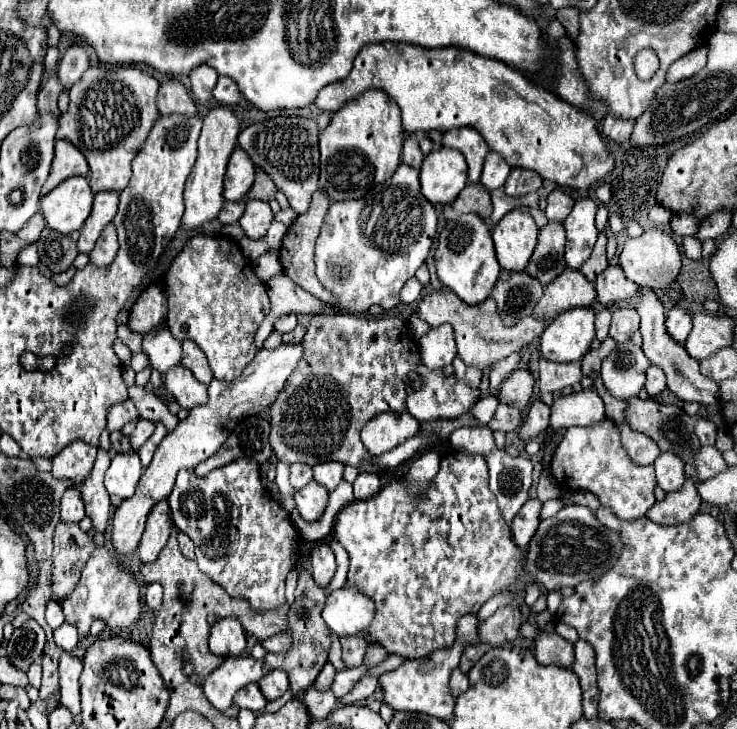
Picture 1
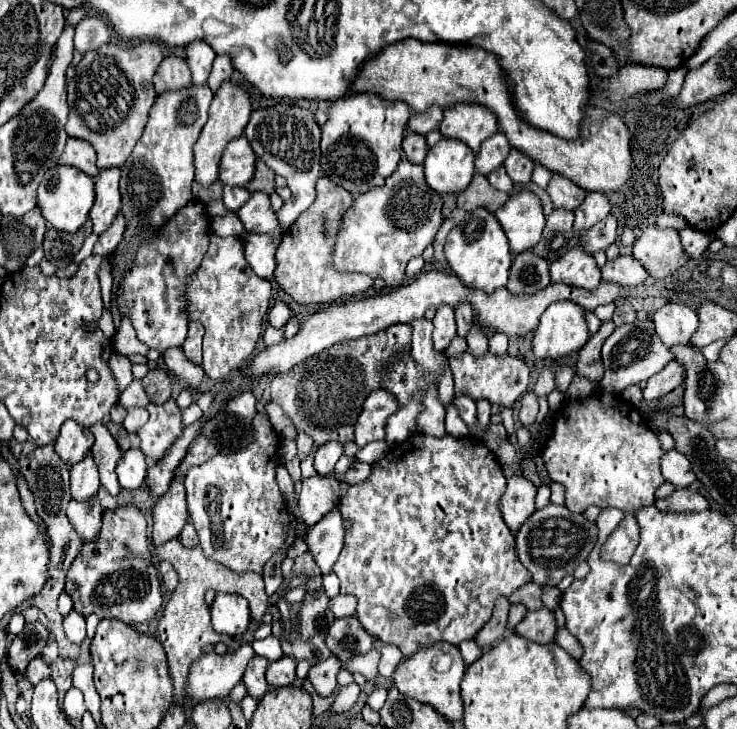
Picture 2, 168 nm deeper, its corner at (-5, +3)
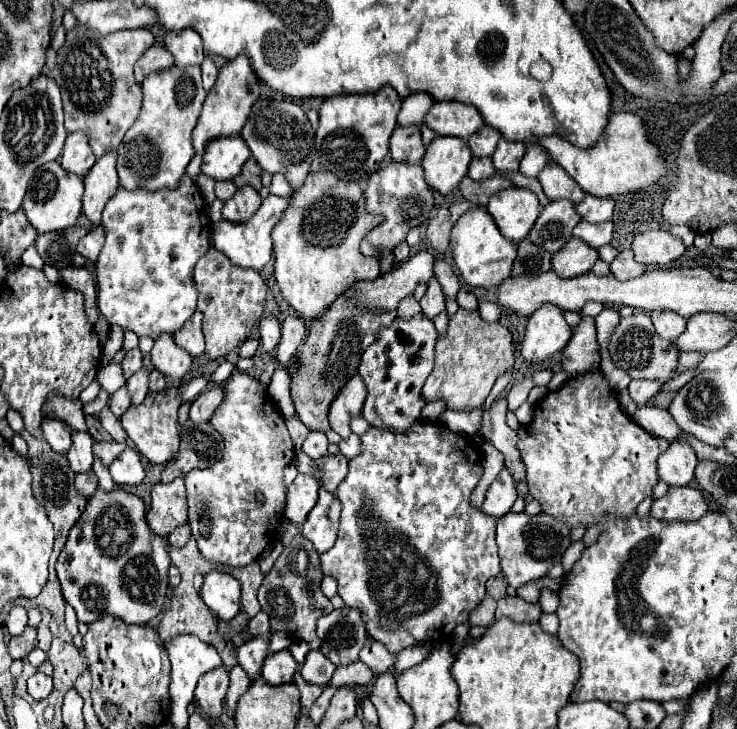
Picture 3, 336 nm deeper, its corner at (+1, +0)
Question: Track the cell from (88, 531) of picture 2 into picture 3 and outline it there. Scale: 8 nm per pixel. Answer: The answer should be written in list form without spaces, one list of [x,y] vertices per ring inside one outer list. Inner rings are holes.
[[[93,469],[89,473],[79,473],[77,479],[75,479],[75,483],[77,483],[77,489],[81,491],[81,495],[91,497],[93,491],[97,489],[97,475],[95,475]]]

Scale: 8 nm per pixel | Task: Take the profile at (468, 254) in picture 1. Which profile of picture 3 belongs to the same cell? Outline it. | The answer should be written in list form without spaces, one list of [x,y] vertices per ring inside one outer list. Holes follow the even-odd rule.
[[[473,207],[465,211],[451,231],[453,259],[461,277],[471,287],[497,287],[511,275],[511,265],[517,255],[517,245],[501,235],[493,217],[483,207]]]

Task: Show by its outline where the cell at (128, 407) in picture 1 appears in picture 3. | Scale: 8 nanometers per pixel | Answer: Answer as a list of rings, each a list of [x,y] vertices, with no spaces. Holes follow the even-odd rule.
[[[143,367],[139,371],[135,371],[129,379],[127,379],[127,389],[129,395],[133,399],[133,403],[141,403],[141,399],[145,399],[147,395],[147,385],[149,385],[149,371]]]

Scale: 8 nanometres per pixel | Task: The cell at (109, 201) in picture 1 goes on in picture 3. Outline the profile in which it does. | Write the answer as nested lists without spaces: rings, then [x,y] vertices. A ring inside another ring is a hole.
[[[107,151],[85,175],[85,195],[83,195],[83,213],[93,225],[101,225],[101,213],[109,195],[119,187],[119,175],[115,169],[117,153]]]

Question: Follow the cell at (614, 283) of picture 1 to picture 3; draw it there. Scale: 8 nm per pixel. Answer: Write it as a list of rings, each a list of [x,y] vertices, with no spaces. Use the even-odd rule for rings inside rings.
[[[625,249],[625,251],[621,251],[621,253],[613,259],[611,269],[613,269],[613,275],[615,275],[617,279],[625,281],[625,279],[633,279],[633,277],[641,275],[641,273],[645,271],[645,265],[637,263],[637,261],[633,259],[633,251],[631,251],[631,249]]]

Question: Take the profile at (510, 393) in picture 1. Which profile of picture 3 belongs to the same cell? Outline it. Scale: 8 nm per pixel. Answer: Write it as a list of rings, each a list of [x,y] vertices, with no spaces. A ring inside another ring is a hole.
[[[457,309],[455,315],[449,317],[449,325],[447,325],[447,333],[439,335],[437,343],[435,343],[435,365],[433,371],[429,373],[423,389],[421,389],[421,397],[431,403],[431,401],[445,401],[447,409],[453,411],[473,411],[477,407],[483,407],[493,383],[497,381],[497,377],[513,367],[513,339],[511,339],[511,331],[501,325],[499,321],[495,323],[487,323],[481,319],[479,311],[467,311],[467,309]]]

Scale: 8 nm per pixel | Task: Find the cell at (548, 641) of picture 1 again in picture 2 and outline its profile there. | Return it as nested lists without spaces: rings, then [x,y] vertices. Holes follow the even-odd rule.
[[[547,608],[527,612],[527,616],[521,620],[521,624],[515,626],[517,634],[535,642],[535,644],[551,644],[557,636],[557,624],[553,612]]]

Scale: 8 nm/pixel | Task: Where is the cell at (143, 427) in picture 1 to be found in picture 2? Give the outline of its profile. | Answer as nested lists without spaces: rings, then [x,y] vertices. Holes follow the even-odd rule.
[[[133,408],[127,412],[123,426],[127,432],[137,432],[145,422],[147,422],[147,410],[145,408]]]

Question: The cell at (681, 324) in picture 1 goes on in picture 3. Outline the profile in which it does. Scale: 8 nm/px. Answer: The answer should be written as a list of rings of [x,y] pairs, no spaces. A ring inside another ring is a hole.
[[[651,311],[651,319],[655,331],[667,341],[675,341],[681,335],[681,331],[685,331],[687,323],[687,319],[675,311]]]

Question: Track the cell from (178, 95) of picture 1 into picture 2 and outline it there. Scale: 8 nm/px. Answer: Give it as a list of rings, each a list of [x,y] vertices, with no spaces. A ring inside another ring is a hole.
[[[177,56],[165,58],[157,68],[153,84],[155,84],[157,94],[169,92],[169,90],[185,90],[185,88],[189,88],[193,84],[193,80],[191,80],[191,72],[189,72],[187,62],[177,58]]]

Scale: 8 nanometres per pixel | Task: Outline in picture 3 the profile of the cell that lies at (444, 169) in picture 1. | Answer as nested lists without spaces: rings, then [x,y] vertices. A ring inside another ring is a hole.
[[[435,137],[427,147],[421,165],[427,183],[441,195],[447,195],[459,187],[461,179],[467,175],[471,159],[473,155],[467,141],[459,137]]]

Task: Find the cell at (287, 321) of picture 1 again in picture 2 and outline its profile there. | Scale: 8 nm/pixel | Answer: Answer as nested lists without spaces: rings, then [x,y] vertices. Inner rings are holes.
[[[275,302],[269,310],[269,324],[275,328],[283,328],[289,322],[289,318],[293,318],[293,312],[285,302]]]

